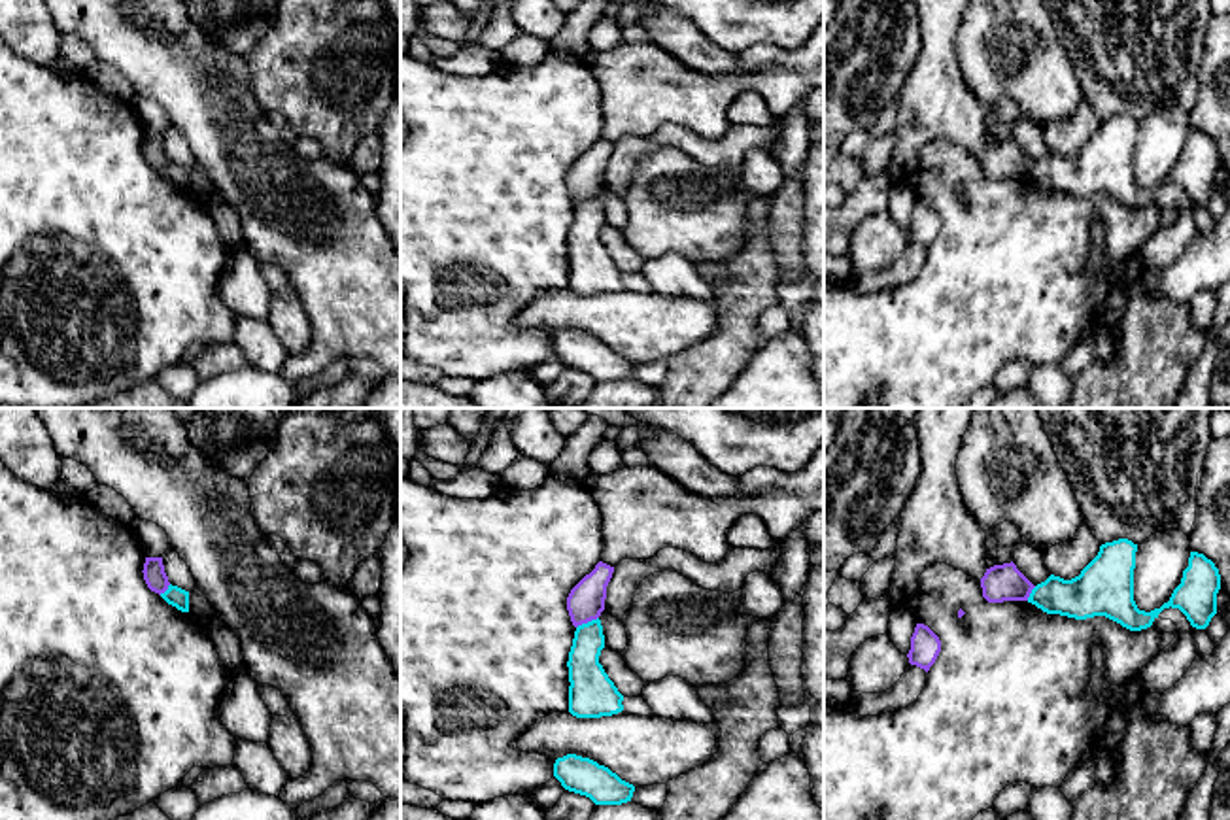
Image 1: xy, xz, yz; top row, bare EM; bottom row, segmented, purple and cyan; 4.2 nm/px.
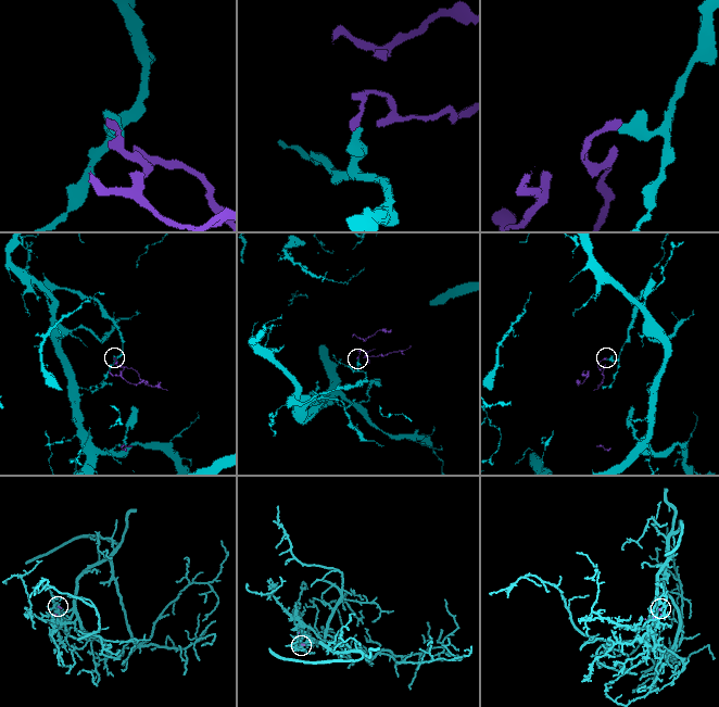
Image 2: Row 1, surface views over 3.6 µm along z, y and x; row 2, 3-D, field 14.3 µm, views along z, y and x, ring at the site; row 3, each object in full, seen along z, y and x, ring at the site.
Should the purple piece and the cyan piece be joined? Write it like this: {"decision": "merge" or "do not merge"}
{"decision": "do not merge"}

